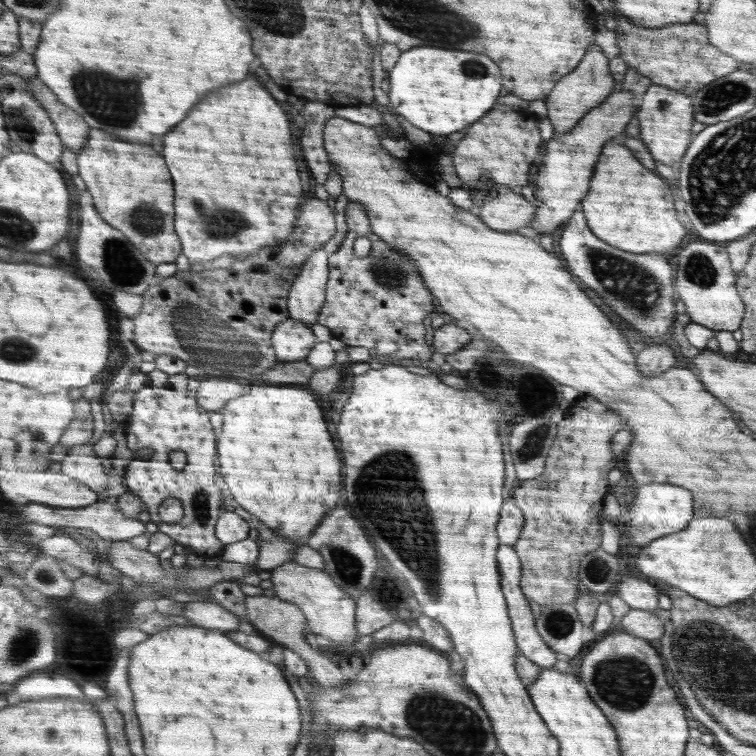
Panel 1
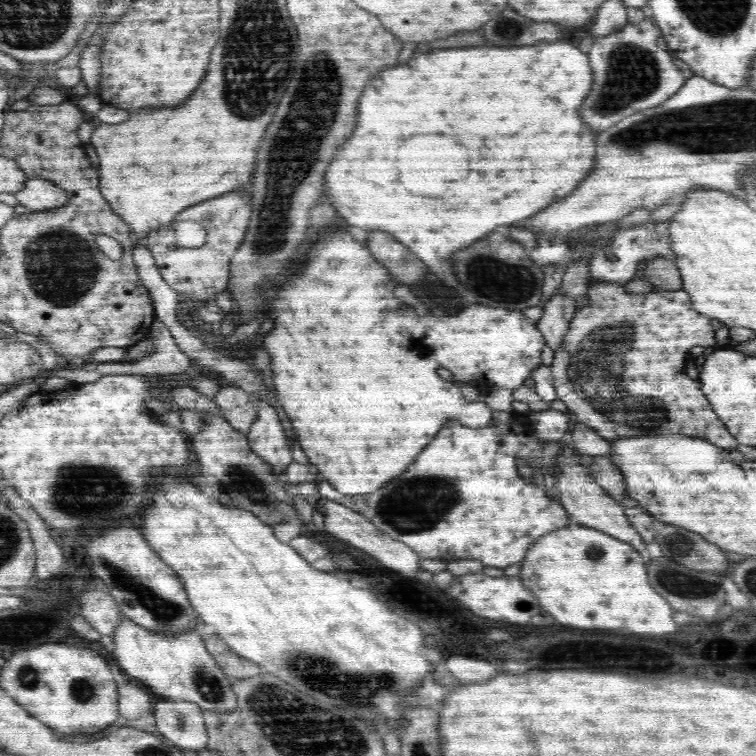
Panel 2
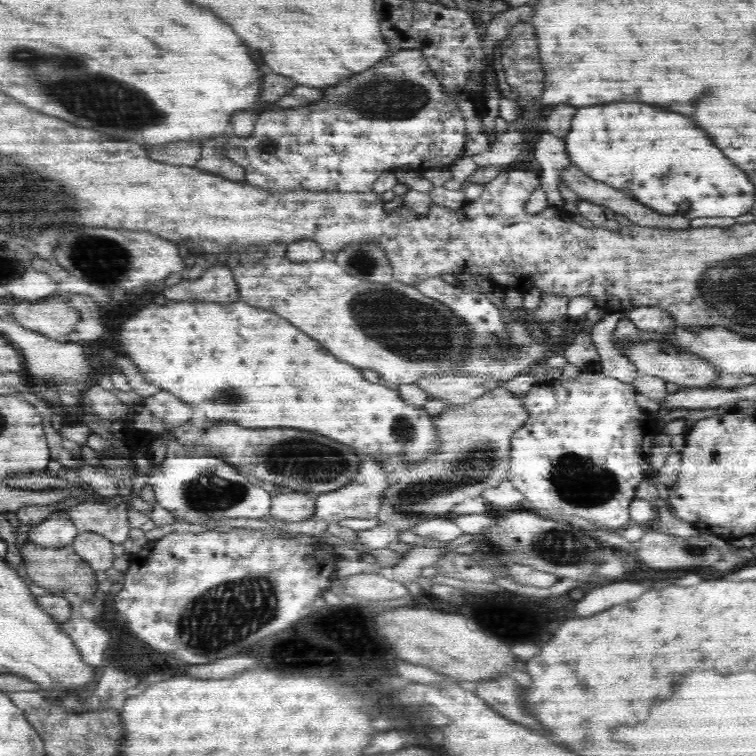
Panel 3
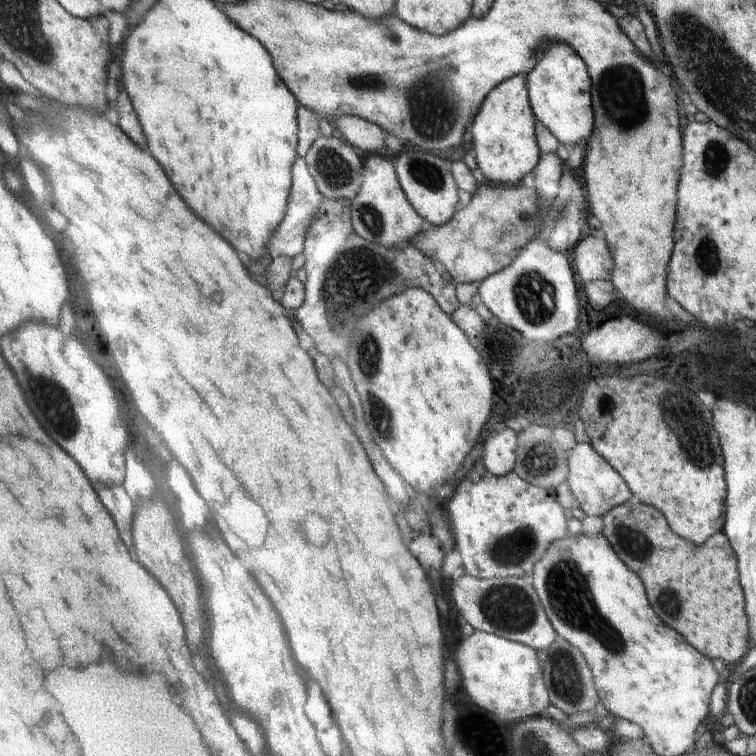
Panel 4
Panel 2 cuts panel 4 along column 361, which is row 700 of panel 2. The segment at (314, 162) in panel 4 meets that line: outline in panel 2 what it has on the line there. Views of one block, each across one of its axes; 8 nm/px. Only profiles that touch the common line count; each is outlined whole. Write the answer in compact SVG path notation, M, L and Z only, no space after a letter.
M156 698L152 705L157 733L188 750L207 748L209 734L198 705L190 701L160 698Z

